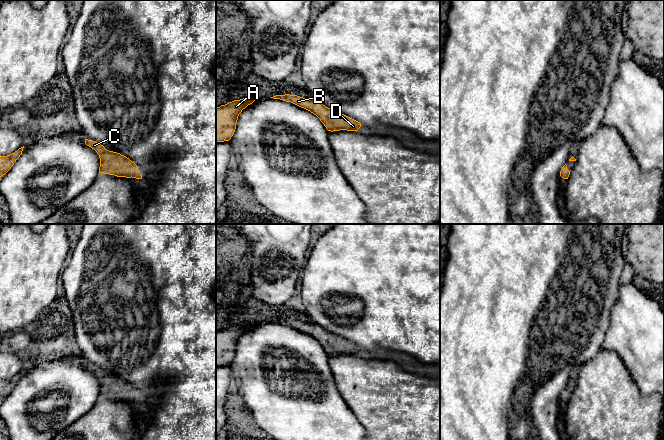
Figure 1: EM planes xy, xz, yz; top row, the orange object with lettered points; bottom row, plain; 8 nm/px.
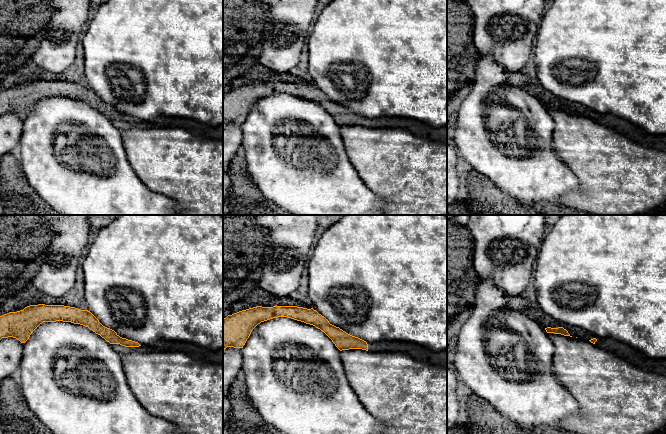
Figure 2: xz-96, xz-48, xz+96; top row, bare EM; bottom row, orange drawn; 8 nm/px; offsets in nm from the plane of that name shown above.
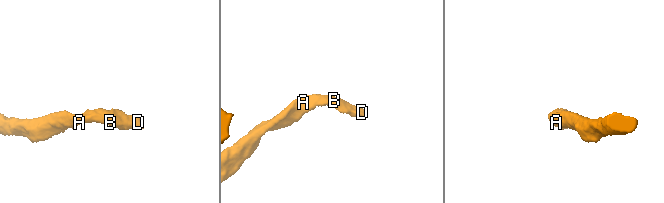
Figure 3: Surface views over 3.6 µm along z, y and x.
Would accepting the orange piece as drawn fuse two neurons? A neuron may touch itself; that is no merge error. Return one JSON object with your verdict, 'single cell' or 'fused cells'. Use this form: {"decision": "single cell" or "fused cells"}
{"decision": "single cell"}

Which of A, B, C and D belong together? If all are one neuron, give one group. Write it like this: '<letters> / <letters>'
A B C D

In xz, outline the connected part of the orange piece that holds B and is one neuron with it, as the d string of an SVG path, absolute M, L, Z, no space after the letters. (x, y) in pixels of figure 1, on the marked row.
M290 94L276 95L270 98L291 102L301 108L310 111L311 113L316 115L324 124L326 129L331 132L340 130L357 132L358 129L361 127L360 122L326 107L321 102L315 99L307 99Z

